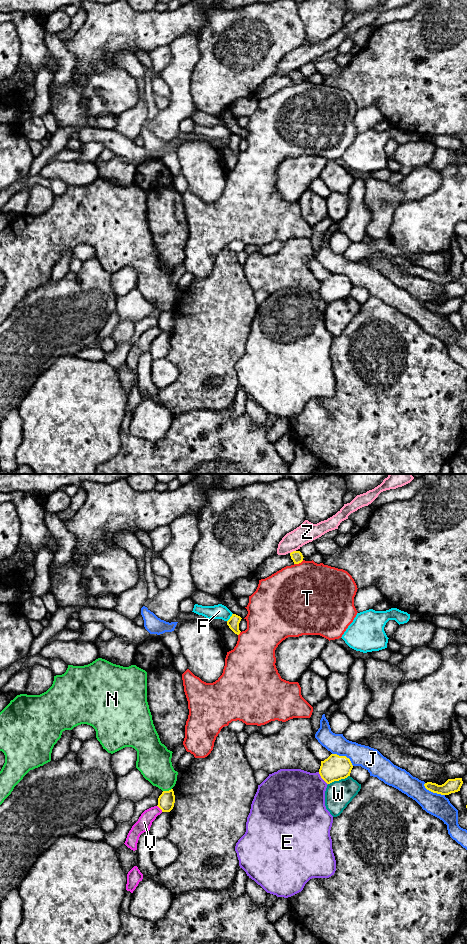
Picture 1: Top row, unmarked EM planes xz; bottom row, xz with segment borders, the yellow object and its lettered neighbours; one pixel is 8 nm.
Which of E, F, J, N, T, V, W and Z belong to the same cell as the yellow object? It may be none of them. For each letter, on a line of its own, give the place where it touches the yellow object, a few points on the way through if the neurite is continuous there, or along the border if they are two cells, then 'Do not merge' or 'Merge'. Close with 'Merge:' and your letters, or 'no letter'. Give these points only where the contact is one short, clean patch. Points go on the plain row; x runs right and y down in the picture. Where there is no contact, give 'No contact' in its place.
E: Touches yellow at xz (321, 297). Do not merge
F: Touches yellow at xz (230, 137). Boundary: xz (232, 133), (227, 141). Do not merge
J: Touches yellow at xz (344, 276). Do not merge
N: Touches yellow at xz (167, 311). Boundary: xz (171, 308), (163, 311). Do not merge
T: Touches yellow at xz (298, 83). Do not merge
V: Touches yellow at xz (159, 327). Do not merge
W: Touches yellow at xz (338, 300). Do not merge
Z: Touches yellow at xz (293, 71). Do not merge
Merge: no letter

